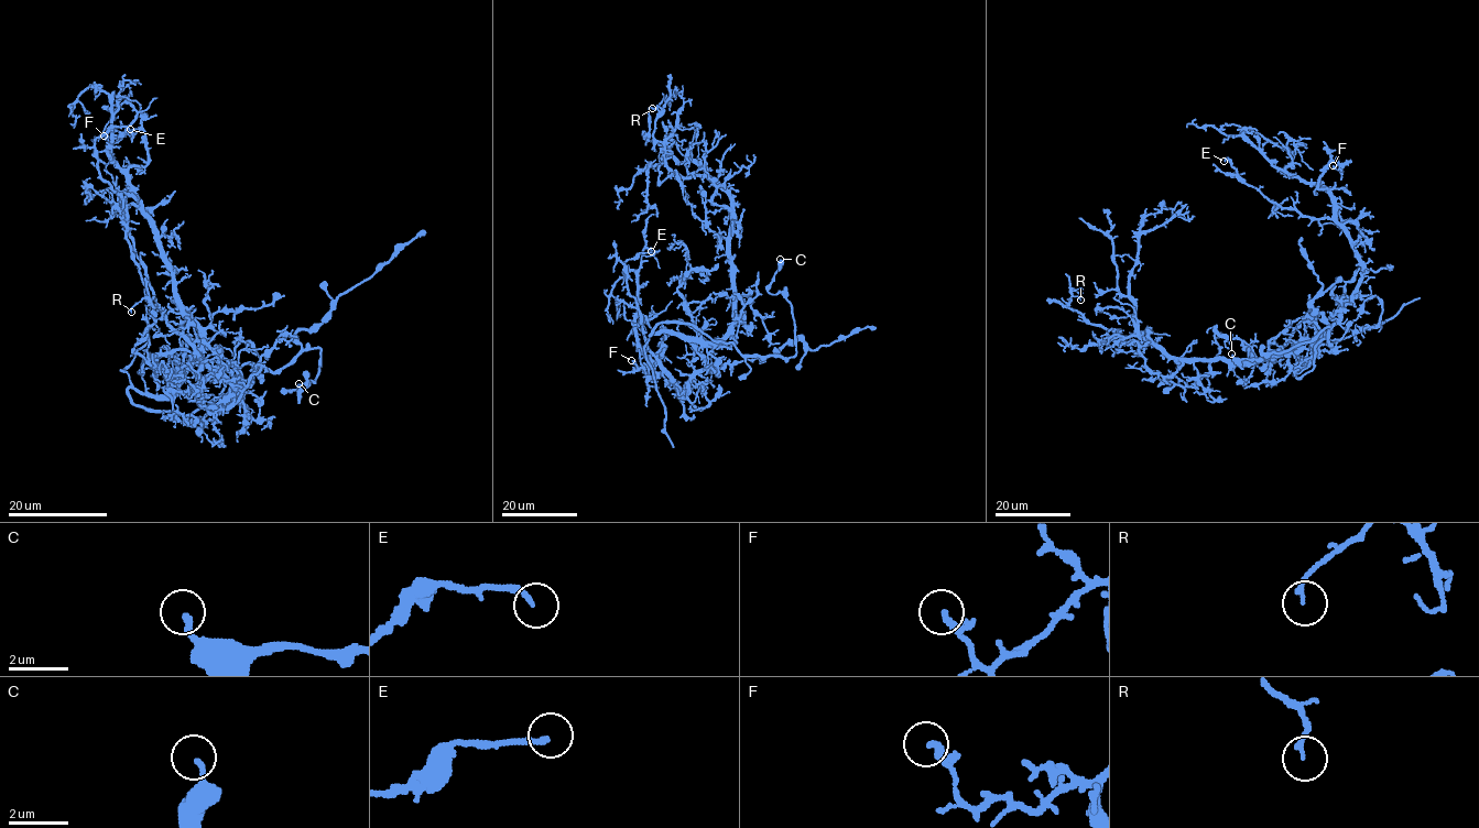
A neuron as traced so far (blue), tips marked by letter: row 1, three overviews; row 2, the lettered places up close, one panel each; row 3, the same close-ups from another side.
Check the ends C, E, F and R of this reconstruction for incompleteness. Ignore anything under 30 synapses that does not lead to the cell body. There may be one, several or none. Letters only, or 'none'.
none

